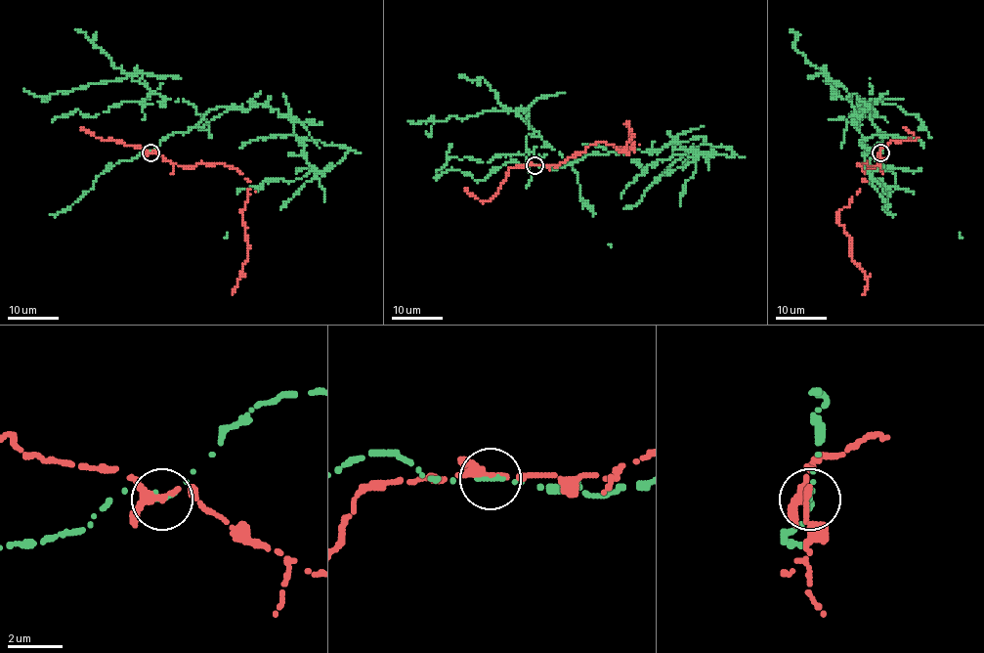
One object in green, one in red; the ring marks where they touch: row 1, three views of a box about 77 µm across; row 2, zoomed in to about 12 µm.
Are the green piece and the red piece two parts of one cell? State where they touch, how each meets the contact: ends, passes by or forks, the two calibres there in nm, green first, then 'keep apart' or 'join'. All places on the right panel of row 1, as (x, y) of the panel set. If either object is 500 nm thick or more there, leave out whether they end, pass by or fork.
(880, 152) | green ends | red forks | 200/240 nm | keep apart

